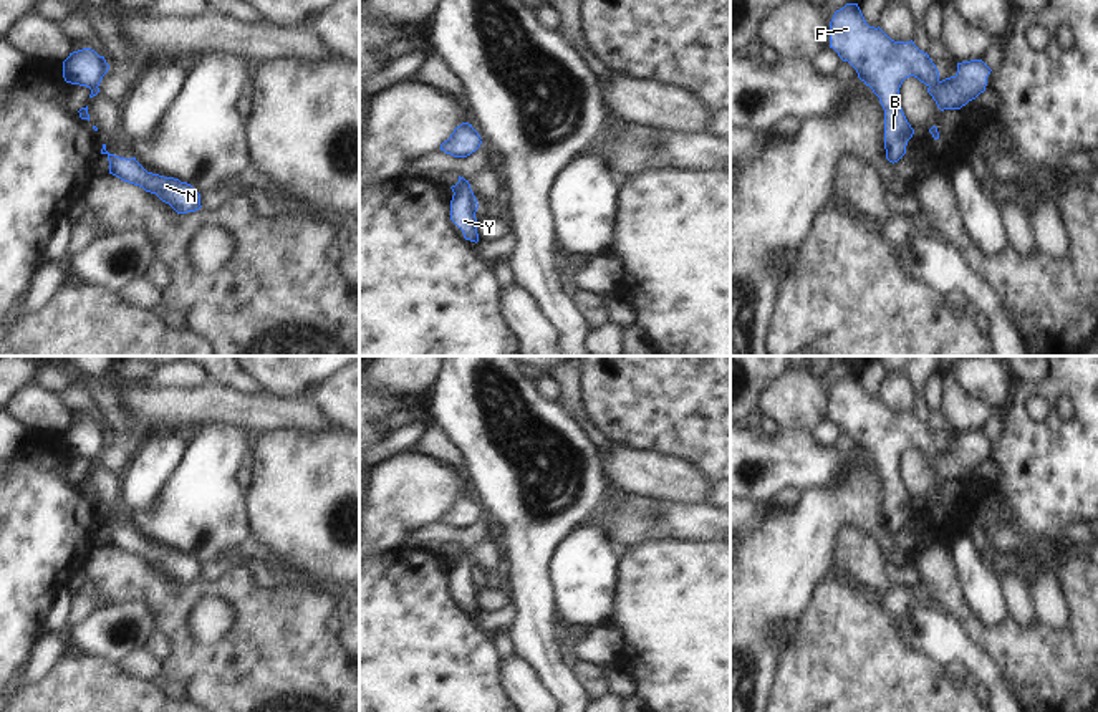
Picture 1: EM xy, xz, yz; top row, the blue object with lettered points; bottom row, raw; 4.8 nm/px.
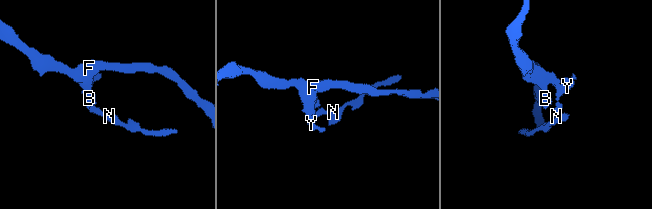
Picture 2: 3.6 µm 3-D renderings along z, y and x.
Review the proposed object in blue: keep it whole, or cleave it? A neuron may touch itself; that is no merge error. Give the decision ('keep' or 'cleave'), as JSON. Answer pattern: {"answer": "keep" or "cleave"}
{"answer": "cleave"}

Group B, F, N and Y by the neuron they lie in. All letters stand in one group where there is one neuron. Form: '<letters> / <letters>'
B F / N Y

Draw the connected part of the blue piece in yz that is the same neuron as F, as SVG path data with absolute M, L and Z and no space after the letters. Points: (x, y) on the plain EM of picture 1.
M846 374L830 392L830 419L848 432L858 449L873 460L884 480L884 520L889 533L906 525L914 500L908 493L899 459L909 447L926 457L939 454L939 442L914 412L894 412L879 397L869 397L858 374Z

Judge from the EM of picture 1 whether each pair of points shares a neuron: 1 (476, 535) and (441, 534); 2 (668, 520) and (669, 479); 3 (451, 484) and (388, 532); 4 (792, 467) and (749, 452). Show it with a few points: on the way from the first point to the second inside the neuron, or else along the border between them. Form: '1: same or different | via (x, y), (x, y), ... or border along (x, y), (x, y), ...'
1: same | via (467, 535), (449, 534)
2: different | border along (630, 494), (668, 502), (703, 502)
3: same | via (436, 485), (403, 517)
4: same | via (782, 461), (759, 457)

